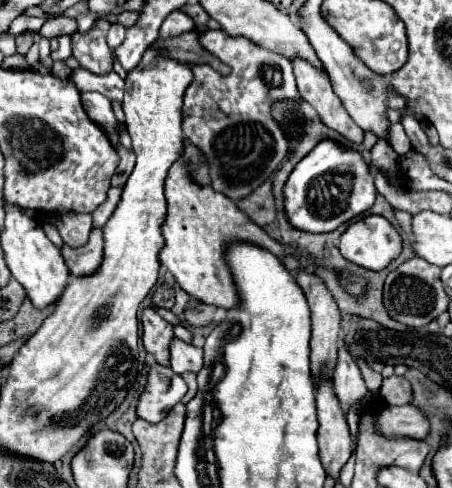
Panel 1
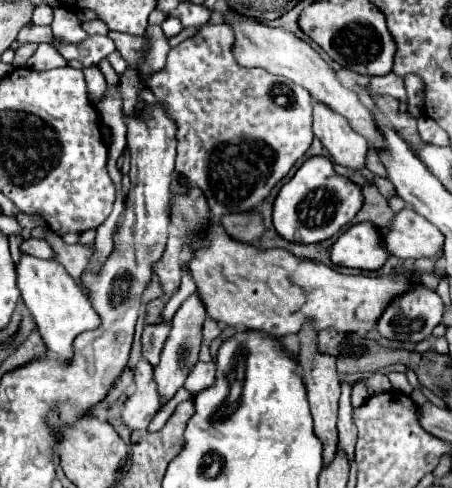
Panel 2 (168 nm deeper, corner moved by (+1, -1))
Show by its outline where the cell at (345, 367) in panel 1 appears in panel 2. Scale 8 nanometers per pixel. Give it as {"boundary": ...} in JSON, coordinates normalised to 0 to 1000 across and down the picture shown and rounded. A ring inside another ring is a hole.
{"boundary":[[[757,787],[757,807],[752,807],[752,840],[748,840],[748,885],[752,885],[752,906],[748,918],[770,934],[770,943],[783,943],[783,910],[788,910],[788,873],[779,865],[779,828],[774,828],[774,787]]]}

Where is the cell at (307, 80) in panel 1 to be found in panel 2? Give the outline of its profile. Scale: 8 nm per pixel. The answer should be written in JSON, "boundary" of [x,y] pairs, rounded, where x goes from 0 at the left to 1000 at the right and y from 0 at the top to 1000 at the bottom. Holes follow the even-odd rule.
{"boundary":[[[695,209],[695,275],[743,336],[783,352],[810,344],[810,287],[774,266],[765,242],[721,225],[721,217],[708,209]]]}

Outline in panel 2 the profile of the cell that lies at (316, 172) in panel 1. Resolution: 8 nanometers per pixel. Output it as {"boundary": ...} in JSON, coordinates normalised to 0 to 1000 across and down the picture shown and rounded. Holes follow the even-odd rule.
{"boundary":[[[717,320],[681,324],[650,365],[633,373],[606,414],[602,459],[611,475],[642,492],[668,500],[695,500],[735,488],[757,463],[765,463],[801,426],[801,393],[770,365],[752,365],[739,352],[739,336]]]}

